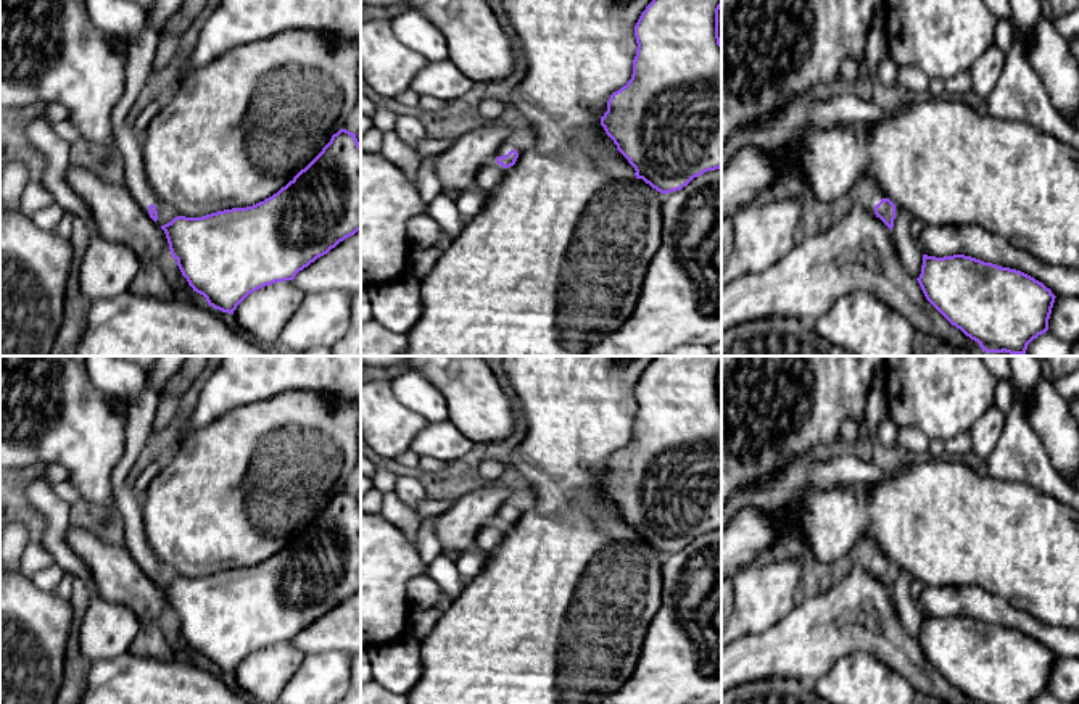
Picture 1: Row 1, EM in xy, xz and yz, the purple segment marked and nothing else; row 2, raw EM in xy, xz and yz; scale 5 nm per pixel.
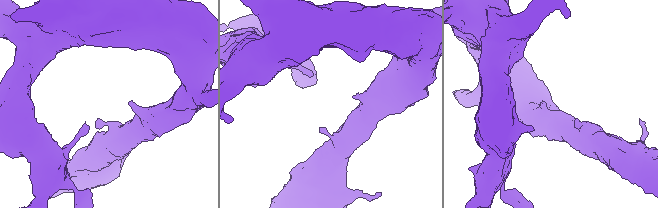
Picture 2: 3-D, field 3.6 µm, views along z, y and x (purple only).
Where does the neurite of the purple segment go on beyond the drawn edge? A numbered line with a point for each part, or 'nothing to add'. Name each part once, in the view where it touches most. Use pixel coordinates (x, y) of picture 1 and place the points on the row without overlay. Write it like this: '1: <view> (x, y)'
nothing to add

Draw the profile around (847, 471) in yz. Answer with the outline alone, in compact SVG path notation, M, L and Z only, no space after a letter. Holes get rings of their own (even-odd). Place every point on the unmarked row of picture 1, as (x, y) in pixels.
M854 449L831 459L813 456L808 459L810 477L823 488L873 488L884 482L887 474L876 464L862 459Z

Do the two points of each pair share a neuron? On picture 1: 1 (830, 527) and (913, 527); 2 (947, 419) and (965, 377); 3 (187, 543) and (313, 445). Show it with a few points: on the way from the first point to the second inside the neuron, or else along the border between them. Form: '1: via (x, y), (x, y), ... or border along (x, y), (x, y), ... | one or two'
1: via (851, 521), (892, 521) | one
2: via (947, 409), (947, 400), (955, 387) | one
3: via (218, 513), (248, 482), (282, 458) | one

